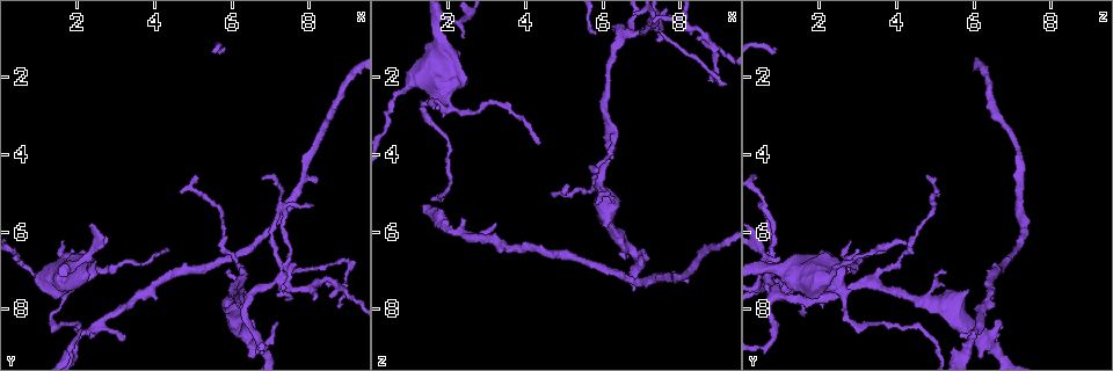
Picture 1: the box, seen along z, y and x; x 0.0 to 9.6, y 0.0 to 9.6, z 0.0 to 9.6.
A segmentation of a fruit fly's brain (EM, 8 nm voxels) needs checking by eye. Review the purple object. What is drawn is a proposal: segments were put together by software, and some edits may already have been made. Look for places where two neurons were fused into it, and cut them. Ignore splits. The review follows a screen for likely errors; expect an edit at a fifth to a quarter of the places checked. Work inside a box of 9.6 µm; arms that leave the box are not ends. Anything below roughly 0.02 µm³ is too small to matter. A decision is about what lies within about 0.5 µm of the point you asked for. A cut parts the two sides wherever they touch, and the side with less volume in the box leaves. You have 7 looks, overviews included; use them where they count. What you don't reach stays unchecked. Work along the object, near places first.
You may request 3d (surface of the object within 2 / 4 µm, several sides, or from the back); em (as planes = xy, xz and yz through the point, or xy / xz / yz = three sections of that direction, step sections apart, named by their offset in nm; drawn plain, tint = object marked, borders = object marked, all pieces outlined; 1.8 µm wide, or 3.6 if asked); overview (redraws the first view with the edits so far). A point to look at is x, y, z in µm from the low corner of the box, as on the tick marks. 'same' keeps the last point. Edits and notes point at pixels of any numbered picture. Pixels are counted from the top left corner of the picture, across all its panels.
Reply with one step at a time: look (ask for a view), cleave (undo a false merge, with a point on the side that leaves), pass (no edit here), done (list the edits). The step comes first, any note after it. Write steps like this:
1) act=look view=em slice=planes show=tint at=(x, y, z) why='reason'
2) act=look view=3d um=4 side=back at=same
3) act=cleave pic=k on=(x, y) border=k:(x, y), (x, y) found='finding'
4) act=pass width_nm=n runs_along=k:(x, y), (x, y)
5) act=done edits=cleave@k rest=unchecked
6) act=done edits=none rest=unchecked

act=look view=3d um=4 at=(1.70, 7.35, 2.50) why='calibre changes'

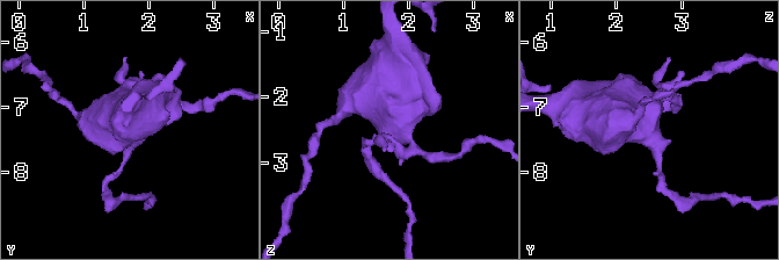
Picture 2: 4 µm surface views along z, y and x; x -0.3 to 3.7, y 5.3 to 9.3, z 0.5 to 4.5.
act=look view=em um=3.6 slice=xz step=16 show=tint at=(1.70, 7.40, 2.45) why='need the tissue'

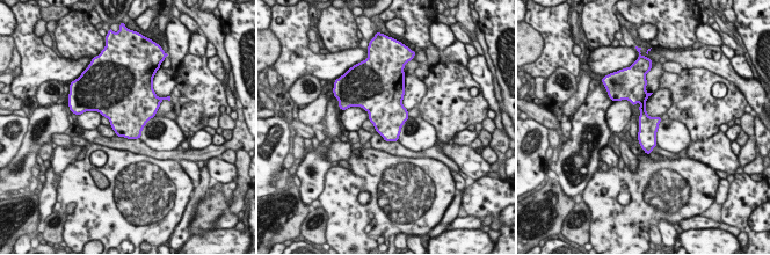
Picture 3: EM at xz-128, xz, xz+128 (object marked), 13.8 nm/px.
act=look view=em um=3.6 slice=xy step=4 show=tint at=same why='cut it another way'

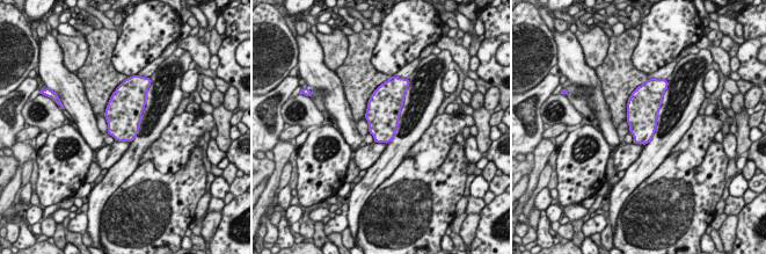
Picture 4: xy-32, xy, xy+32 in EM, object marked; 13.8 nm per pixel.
act=pass width_nm=420 found='all the same neuron'

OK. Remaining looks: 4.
act=look view=em slice=planes show=tint at=(6.20, 7.35, 3.55) why='abrupt turn'

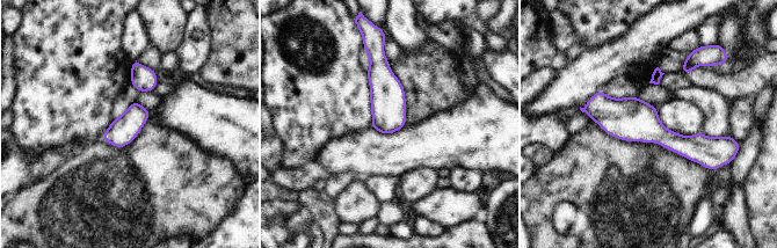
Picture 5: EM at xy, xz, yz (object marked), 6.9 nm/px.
act=pass runs_along=5:(586, 109), (681, 145), (714, 146) found='all the same neuron'

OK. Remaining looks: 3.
act=look view=em slice=planes show=tint at=(7.30, 7.20, 0.65) why='sharp bend'

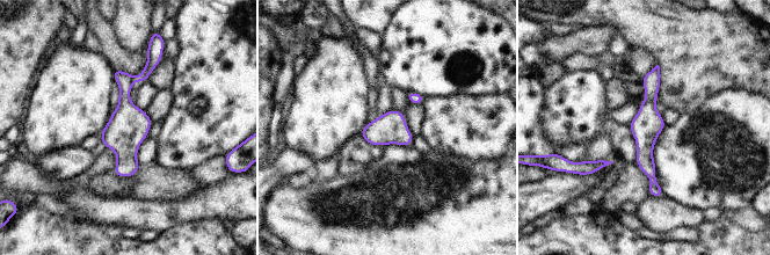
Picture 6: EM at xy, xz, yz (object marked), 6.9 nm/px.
act=cleave pic=6 on=(128, 114) border=6:(136, 77), (137, 81) found='two neurons meet here'

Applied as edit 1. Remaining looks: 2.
act=done edits=cleave@6 rest=unchecked

